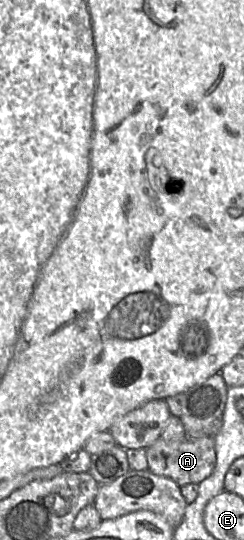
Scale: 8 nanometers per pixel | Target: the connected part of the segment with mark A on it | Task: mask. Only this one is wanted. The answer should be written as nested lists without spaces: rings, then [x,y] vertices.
[[[201,437],[198,439],[184,438],[178,441],[167,442],[158,438],[146,448],[148,470],[158,476],[173,480],[179,487],[188,484],[199,484],[208,478],[216,463],[215,438]]]

